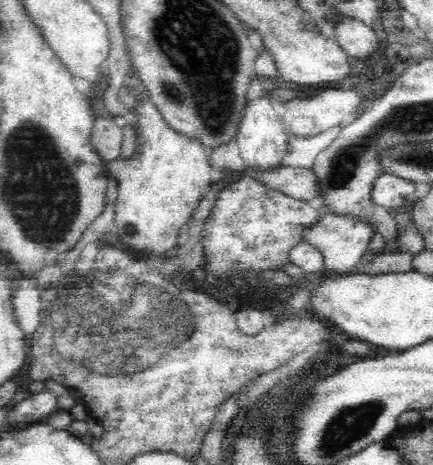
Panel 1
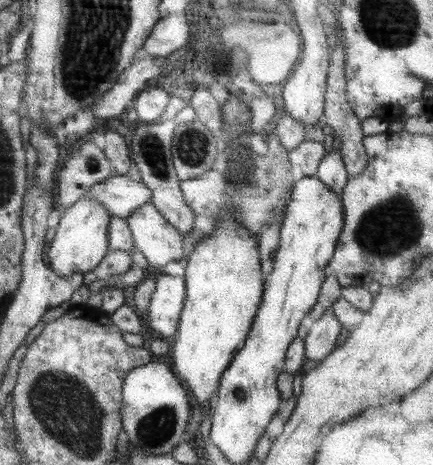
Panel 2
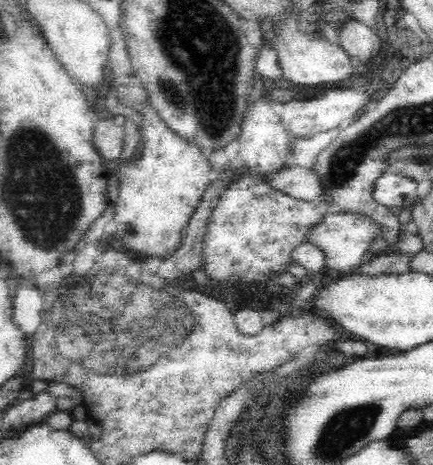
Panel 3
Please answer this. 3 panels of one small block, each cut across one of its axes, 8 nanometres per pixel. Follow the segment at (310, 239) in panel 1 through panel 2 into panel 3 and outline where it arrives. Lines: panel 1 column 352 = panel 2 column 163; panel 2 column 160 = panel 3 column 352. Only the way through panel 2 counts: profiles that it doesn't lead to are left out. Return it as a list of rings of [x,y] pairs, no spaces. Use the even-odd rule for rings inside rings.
[[[342,210],[338,214],[326,214],[326,218],[320,222],[320,226],[310,234],[310,244],[318,244],[324,248],[324,252],[328,256],[326,270],[332,270],[332,272],[344,276],[348,272],[354,272],[362,264],[364,254],[370,250],[372,242],[380,236],[384,238],[382,222],[378,218],[372,218],[370,214],[364,214],[364,212]]]

